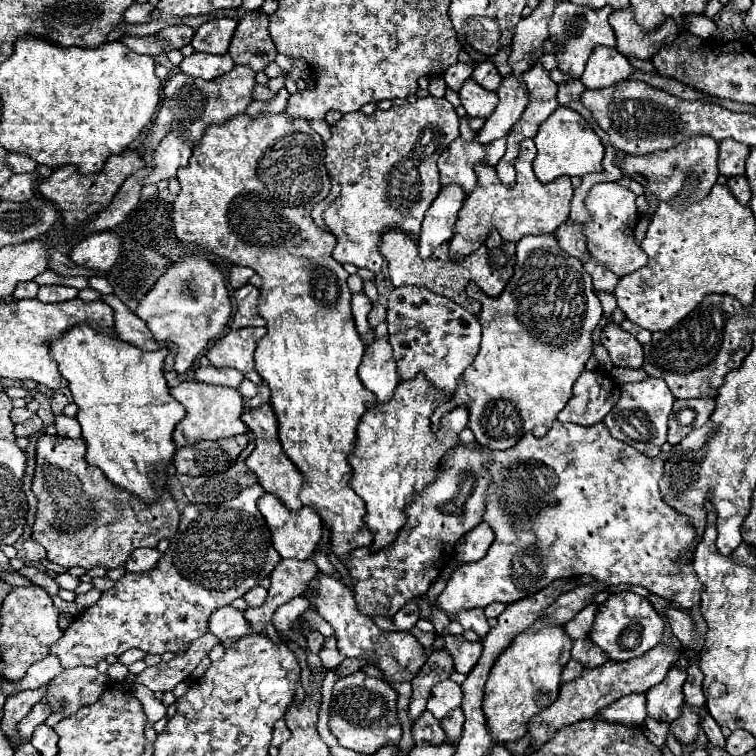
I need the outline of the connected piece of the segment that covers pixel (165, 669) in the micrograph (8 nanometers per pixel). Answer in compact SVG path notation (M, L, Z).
M204 634L188 646L188 650L184 652L182 658L172 658L170 662L160 662L156 666L150 666L144 672L136 674L134 682L144 684L154 692L156 690L160 690L160 692L174 690L176 684L186 680L192 674L192 670L200 664L200 660L206 658L208 652L216 644L220 644L220 640L214 634Z

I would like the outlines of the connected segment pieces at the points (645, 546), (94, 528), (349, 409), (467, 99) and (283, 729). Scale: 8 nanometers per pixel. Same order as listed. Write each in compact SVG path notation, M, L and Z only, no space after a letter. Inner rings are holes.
M554 422L554 426L550 428L550 432L544 436L544 438L534 438L530 434L522 436L522 440L510 448L510 450L504 450L504 452L492 452L492 464L488 468L490 476L492 476L492 482L488 486L488 504L486 504L486 514L484 514L484 522L490 524L490 528L494 530L496 538L488 550L488 554L474 562L474 564L462 564L454 574L452 578L448 580L446 588L442 590L442 594L438 596L438 606L448 614L448 616L454 616L456 612L460 610L468 610L468 608L486 608L488 602L516 602L516 600L522 600L526 596L532 596L534 592L546 588L552 580L561 578L576 578L582 576L582 574L588 574L596 580L602 580L606 584L636 584L636 586L644 586L646 590L650 590L652 594L668 600L668 602L678 602L680 608L688 610L696 604L700 604L700 592L702 592L702 584L692 568L692 560L686 560L686 564L678 566L678 562L684 560L684 556L690 552L692 548L692 542L696 538L696 532L694 532L694 526L690 524L688 516L684 516L682 512L670 508L662 494L660 494L660 478L664 474L664 460L660 456L656 458L650 458L642 452L638 452L636 448L624 444L624 442L618 442L610 436L606 424L594 424L594 426L576 426L576 424L568 424L568 422Z
M42 434L36 442L36 470L32 478L32 492L38 498L38 510L32 524L32 540L46 548L50 562L64 568L82 566L86 570L94 566L120 568L136 548L156 548L162 538L172 538L176 534L180 512L168 492L158 488L158 500L146 504L140 496L110 482L106 474L100 472L100 468L88 464L84 456L86 442L82 438L72 440L64 436Z
M280 112L280 114L266 114L266 116L248 116L248 114L238 114L234 118L230 118L228 122L220 124L220 126L208 126L204 130L204 136L198 140L198 144L192 148L192 156L190 156L190 164L188 168L182 168L178 170L178 182L180 182L180 194L176 196L176 202L174 202L174 212L172 212L172 222L174 222L174 232L178 236L178 240L182 242L194 242L210 252L214 252L216 256L222 256L234 264L240 264L240 266L250 266L260 278L262 278L262 288L260 288L260 298L258 298L258 312L260 316L268 322L266 328L268 328L268 334L262 336L258 340L258 346L256 346L256 370L260 372L262 380L270 386L272 390L272 398L270 398L270 404L272 404L272 410L276 414L276 420L278 420L278 436L280 436L280 442L282 442L282 448L286 452L286 456L296 464L296 468L302 472L304 476L304 486L300 490L300 500L302 504L314 508L320 516L322 516L322 522L324 526L332 532L330 534L330 548L332 552L340 558L340 560L346 560L350 556L352 550L360 548L360 546L370 546L374 536L372 532L364 526L362 518L364 518L364 504L362 504L362 498L350 488L350 476L352 476L352 468L348 464L348 454L354 450L354 438L356 438L356 426L362 418L362 414L368 410L370 404L376 402L376 396L364 388L364 384L360 382L358 378L358 366L360 366L360 360L362 360L362 354L364 354L364 344L356 332L356 326L354 326L354 318L352 318L352 312L350 312L350 298L352 298L352 292L346 284L346 278L348 278L348 272L342 268L342 264L338 264L334 258L332 258L332 250L336 246L336 238L330 234L330 232L324 232L322 228L318 228L310 216L312 208L324 200L330 192L330 180L328 180L328 172L326 172L326 166L324 166L324 144L320 140L320 136L310 128L308 120L298 120L298 118L292 118L292 116L286 116L286 112Z
M468 78L464 82L464 86L460 88L458 96L460 96L462 106L466 108L470 118L476 118L476 116L478 118L488 118L494 112L496 104L498 104L496 92L488 92L480 84L476 84L472 78Z
M278 720L274 724L274 738L272 738L272 746L280 746L282 742L286 742L290 738L290 730L286 726L284 720Z

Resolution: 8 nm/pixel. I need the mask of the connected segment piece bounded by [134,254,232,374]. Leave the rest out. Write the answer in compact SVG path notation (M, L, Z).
M190 254L174 262L162 274L162 278L154 282L154 288L150 288L146 296L142 296L134 314L146 322L146 326L154 334L154 340L170 340L178 346L174 372L182 374L194 364L198 354L202 354L224 330L230 312L232 306L222 272L206 256Z

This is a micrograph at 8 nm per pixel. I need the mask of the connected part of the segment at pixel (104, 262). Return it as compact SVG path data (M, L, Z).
M96 232L80 242L76 242L70 250L70 258L84 268L92 268L96 272L108 272L120 254L120 236L116 232Z

